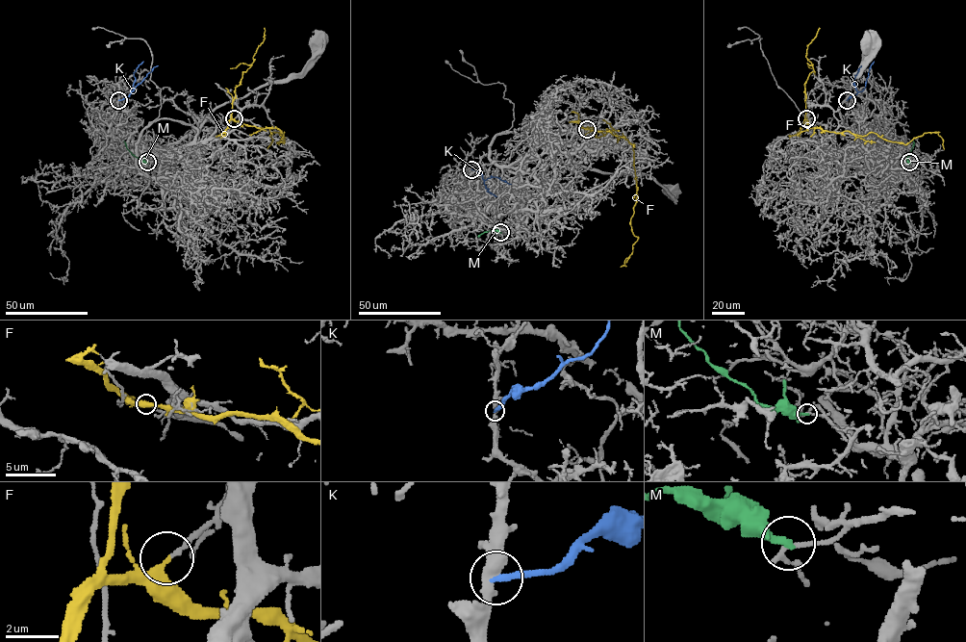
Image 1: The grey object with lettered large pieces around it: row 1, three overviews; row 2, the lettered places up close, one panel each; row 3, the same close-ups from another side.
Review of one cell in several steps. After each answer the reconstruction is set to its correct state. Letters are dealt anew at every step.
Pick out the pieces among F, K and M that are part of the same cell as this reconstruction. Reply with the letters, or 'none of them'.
none of them

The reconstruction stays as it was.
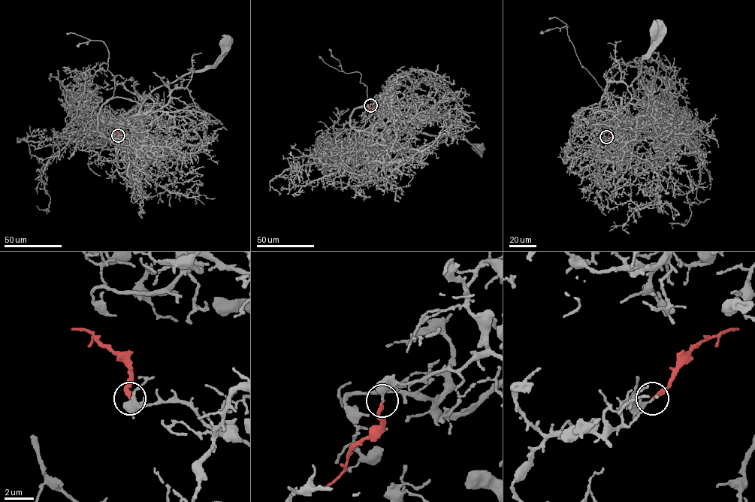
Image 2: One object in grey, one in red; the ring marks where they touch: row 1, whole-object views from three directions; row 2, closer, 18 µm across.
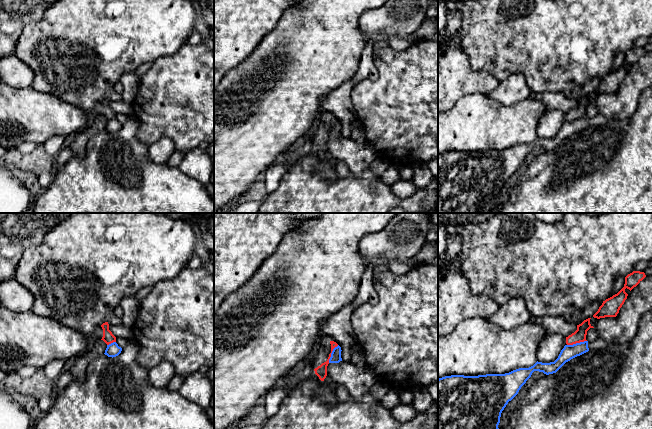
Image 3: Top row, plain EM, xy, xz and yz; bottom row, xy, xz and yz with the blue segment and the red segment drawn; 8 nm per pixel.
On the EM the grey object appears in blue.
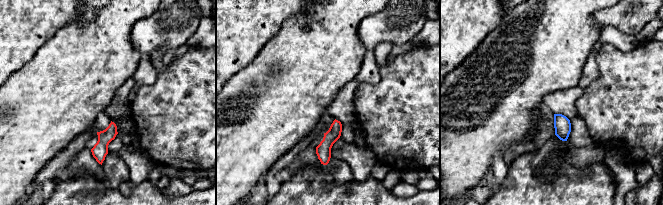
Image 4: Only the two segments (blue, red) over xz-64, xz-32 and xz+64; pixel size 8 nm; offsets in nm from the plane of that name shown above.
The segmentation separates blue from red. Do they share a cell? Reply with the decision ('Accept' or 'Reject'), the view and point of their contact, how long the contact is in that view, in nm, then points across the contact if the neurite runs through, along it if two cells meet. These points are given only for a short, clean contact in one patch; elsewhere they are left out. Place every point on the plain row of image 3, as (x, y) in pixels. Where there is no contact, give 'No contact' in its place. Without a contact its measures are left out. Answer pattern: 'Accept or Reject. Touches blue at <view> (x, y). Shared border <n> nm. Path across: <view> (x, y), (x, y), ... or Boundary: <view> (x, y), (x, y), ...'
Reject. Touches blue at yz (576, 119). Shared border 170 nm. Boundary: yz (586, 116), (567, 121)

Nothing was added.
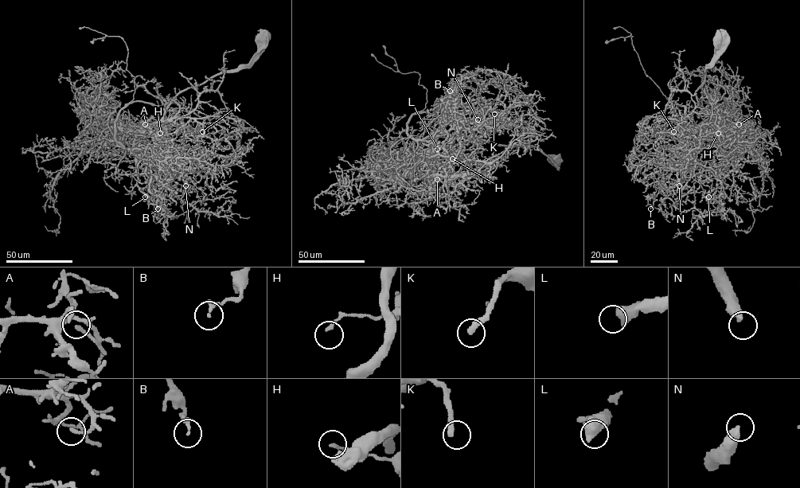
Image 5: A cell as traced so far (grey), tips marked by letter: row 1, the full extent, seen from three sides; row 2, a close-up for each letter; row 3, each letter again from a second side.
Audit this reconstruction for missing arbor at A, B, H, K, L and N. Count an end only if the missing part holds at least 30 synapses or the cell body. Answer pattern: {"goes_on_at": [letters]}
{"goes_on_at": ["K", "L", "N"]}

